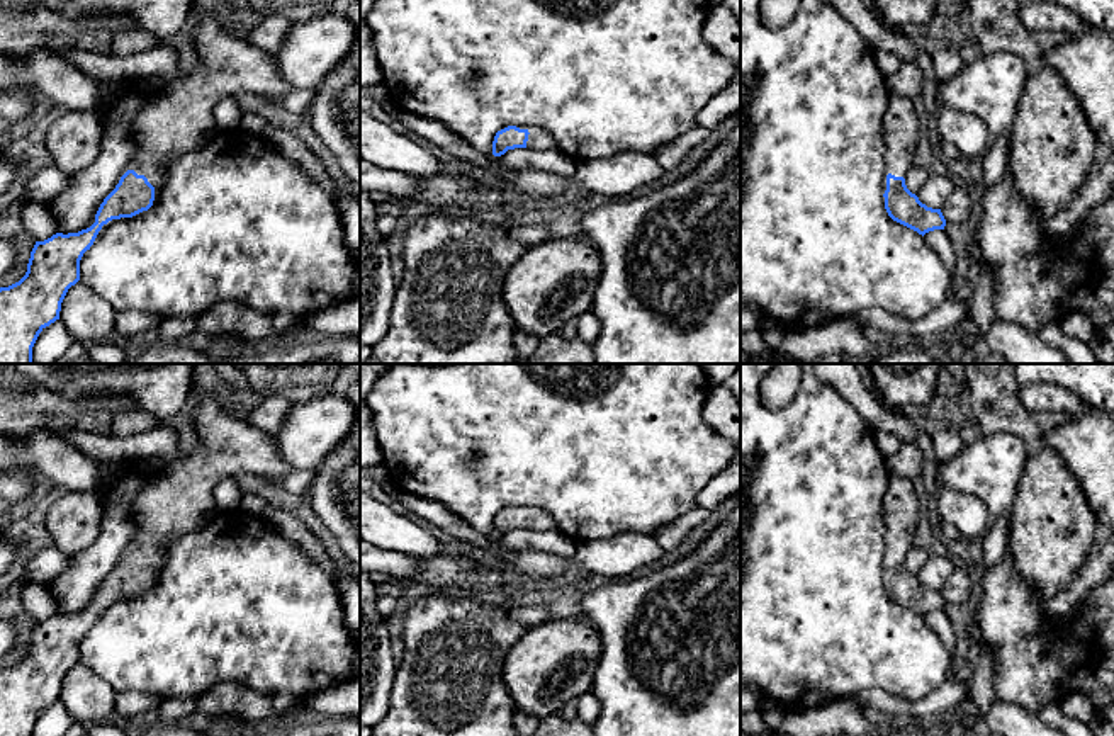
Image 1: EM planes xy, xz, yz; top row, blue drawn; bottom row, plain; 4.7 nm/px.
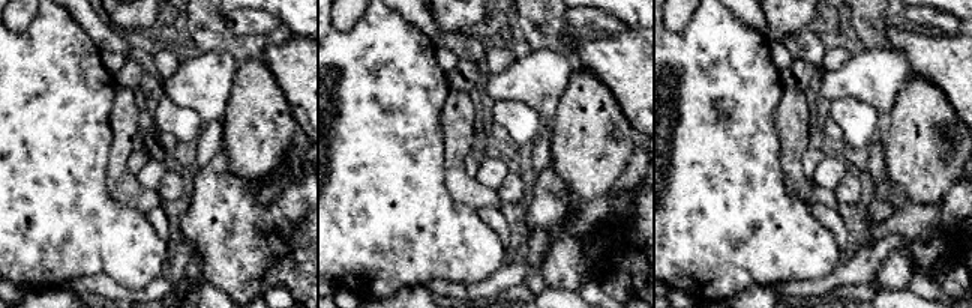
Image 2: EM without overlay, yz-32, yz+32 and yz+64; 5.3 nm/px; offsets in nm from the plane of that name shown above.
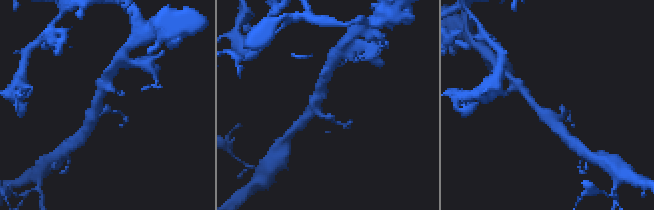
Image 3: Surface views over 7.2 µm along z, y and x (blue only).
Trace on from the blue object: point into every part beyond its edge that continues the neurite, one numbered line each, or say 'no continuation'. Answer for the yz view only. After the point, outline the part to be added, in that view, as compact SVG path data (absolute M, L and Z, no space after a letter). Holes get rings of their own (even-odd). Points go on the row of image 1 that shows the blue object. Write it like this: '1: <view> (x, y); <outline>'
1: yz (900, 126); M890 95L883 119L883 139L886 144L883 168L885 192L888 173L905 178L909 168L914 165L919 143L919 119L912 99Z

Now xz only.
1: xz (539, 140); M518 126L518 127L526 129L530 133L528 141L526 141L528 150L543 151L543 150L554 150L555 148L555 141L549 131L540 129L537 126Z

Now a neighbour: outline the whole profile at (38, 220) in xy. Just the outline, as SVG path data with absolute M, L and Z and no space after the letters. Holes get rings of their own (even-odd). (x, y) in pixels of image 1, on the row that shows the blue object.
M27 201L22 206L22 229L36 241L44 241L58 233L58 223L48 204Z

